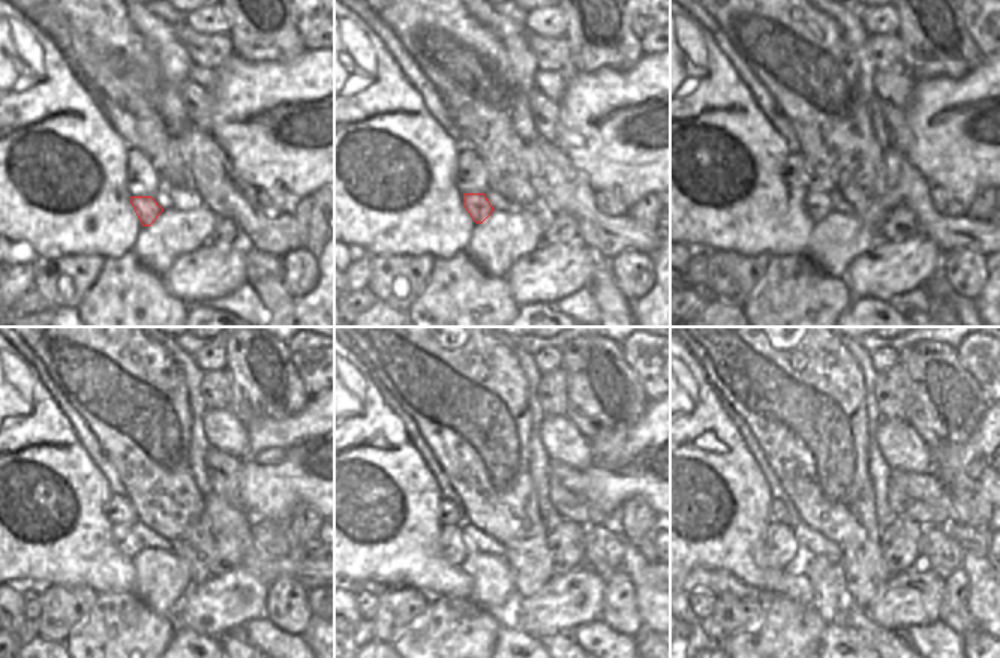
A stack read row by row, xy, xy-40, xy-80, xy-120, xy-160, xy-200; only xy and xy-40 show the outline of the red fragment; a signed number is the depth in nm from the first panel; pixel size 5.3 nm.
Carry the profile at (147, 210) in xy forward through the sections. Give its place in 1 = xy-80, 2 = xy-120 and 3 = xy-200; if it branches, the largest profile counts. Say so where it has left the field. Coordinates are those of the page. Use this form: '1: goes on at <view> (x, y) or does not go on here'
1: goes on at xy-80 (799, 198)
2: goes on at xy-120 (126, 543)
3: goes on at xy-200 (778, 547)

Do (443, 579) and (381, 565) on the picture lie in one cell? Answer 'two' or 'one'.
one

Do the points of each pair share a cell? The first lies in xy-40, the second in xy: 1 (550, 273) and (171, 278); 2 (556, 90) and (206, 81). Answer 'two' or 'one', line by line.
1: one
2: one

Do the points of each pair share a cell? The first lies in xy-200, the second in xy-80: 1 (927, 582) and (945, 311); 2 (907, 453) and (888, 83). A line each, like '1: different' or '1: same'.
1: different
2: same

